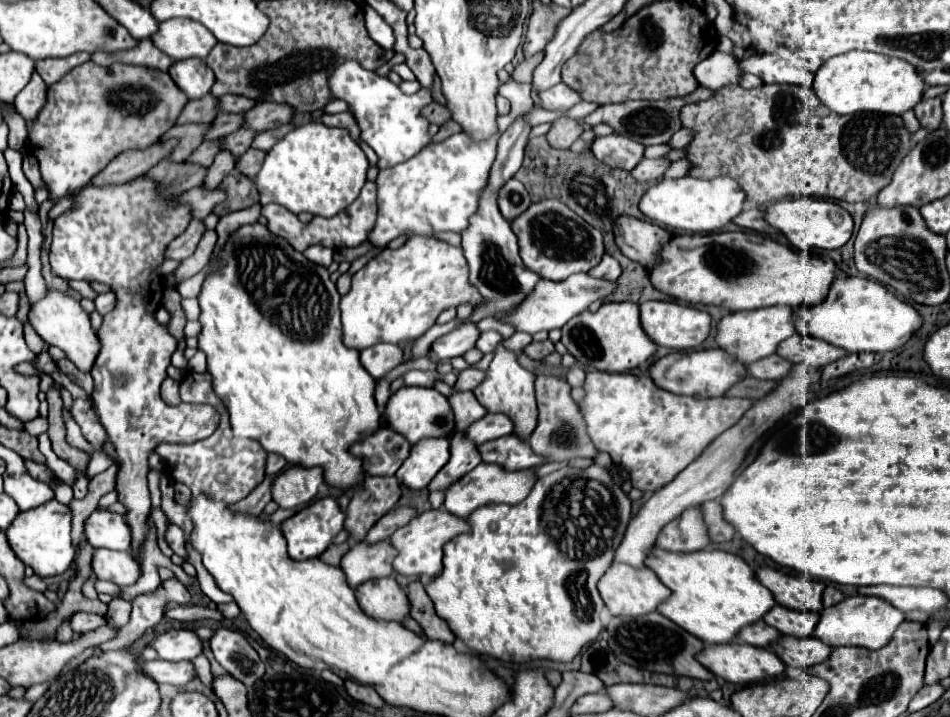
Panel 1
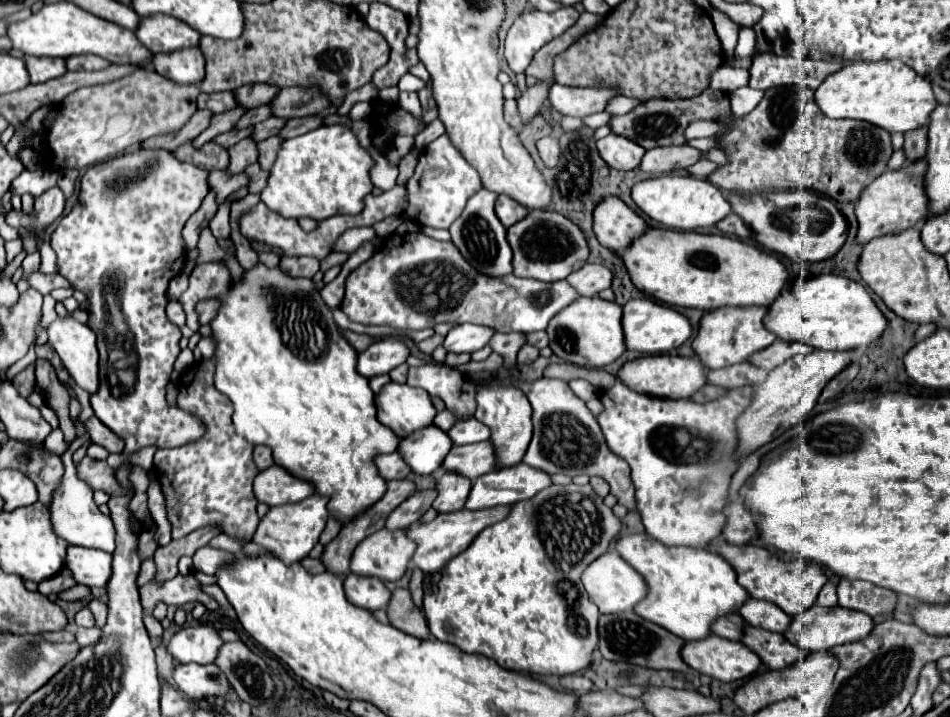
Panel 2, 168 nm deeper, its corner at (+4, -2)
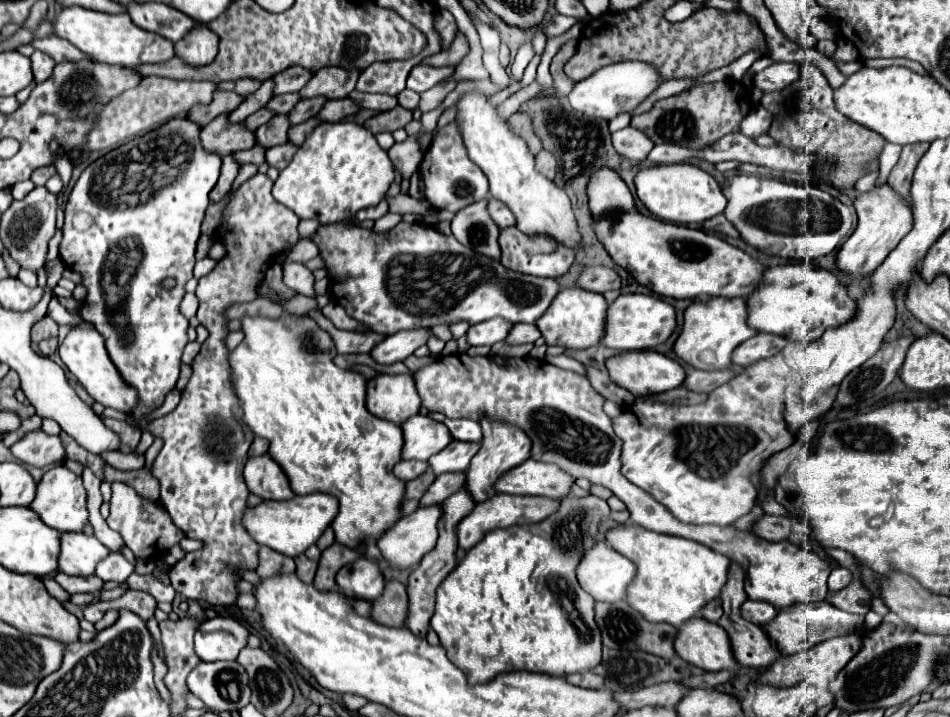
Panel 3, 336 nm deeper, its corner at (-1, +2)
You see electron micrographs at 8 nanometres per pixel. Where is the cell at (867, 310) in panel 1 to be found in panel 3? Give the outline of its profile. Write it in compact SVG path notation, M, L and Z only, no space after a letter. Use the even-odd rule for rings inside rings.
M810 264L768 268L764 272L764 284L756 288L756 296L748 298L748 304L752 304L748 324L752 324L758 332L780 334L800 342L812 342L820 338L826 328L848 324L858 312L858 302L848 294L848 286L842 284L832 272Z

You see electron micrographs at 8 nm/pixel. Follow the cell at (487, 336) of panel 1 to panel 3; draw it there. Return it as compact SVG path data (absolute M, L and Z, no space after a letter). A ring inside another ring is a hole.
M514 324L506 338L506 344L518 346L518 344L536 342L538 338L540 338L540 330L536 328L536 324Z

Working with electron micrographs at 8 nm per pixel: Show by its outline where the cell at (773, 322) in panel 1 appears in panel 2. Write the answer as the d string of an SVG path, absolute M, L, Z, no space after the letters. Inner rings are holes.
M717 308L705 312L699 320L697 336L691 342L693 352L707 370L725 368L731 364L745 362L753 352L759 352L773 344L777 338L763 326L767 308Z

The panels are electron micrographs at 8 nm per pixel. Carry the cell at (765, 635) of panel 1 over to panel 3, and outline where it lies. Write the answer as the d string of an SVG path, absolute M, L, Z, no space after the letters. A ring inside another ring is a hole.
M714 600L712 604L708 604L708 608L704 608L702 618L706 618L708 622L718 622L722 618L722 600Z

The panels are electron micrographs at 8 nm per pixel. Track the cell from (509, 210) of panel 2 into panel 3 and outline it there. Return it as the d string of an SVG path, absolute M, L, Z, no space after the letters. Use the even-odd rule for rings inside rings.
M496 198L490 200L488 212L490 212L492 220L494 220L500 228L508 228L508 226L514 226L514 224L516 224L516 216L512 214L512 210L510 210L504 202L500 202L500 200L496 200Z

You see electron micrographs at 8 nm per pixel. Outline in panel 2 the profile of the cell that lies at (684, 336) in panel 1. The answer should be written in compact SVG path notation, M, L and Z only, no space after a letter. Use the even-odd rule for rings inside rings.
M635 298L623 306L623 332L627 350L641 354L665 354L673 348L679 348L691 336L691 324L673 308L657 304L651 298Z

